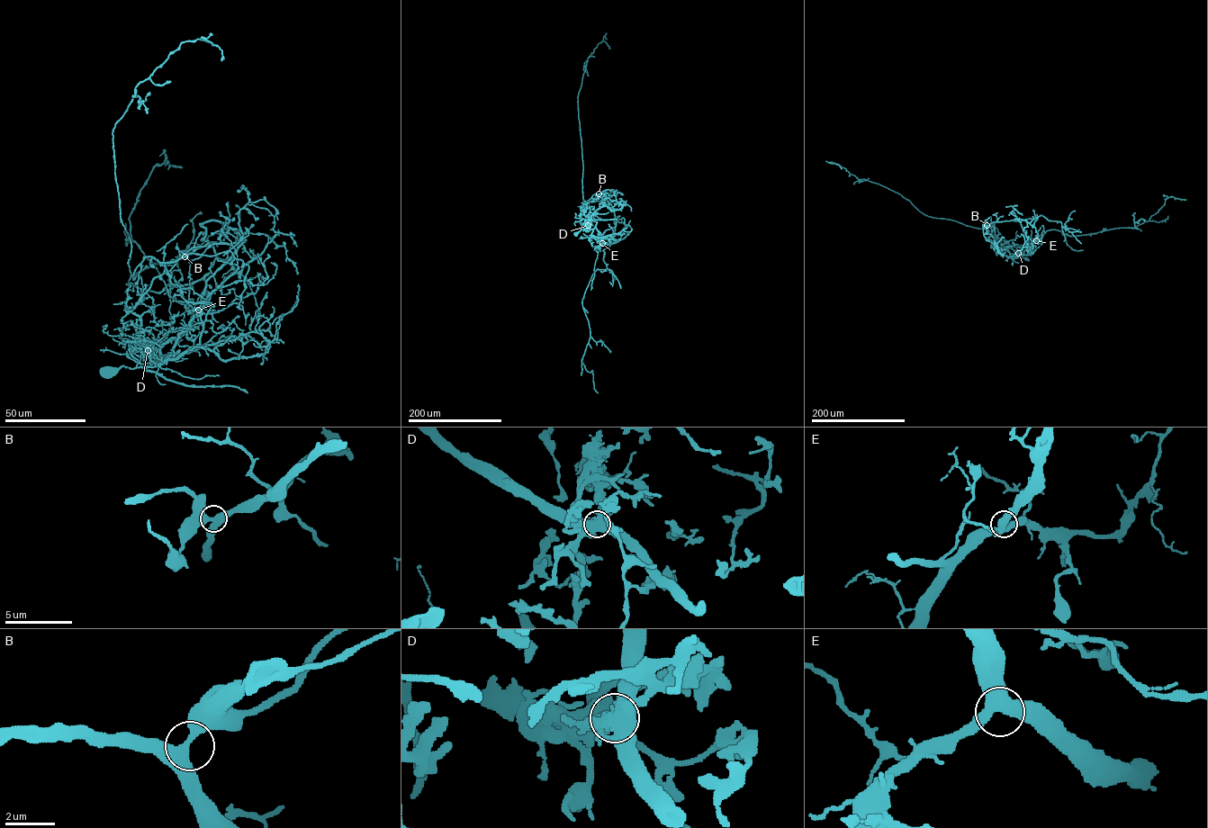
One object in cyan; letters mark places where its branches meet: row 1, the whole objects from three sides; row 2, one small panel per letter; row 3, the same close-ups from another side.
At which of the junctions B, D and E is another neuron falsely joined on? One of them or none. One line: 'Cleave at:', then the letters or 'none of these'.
Cleave at: D

